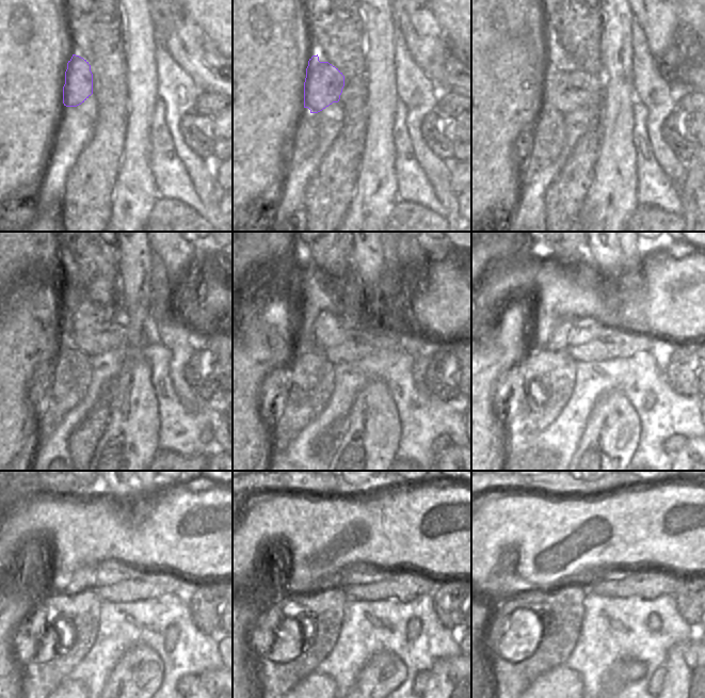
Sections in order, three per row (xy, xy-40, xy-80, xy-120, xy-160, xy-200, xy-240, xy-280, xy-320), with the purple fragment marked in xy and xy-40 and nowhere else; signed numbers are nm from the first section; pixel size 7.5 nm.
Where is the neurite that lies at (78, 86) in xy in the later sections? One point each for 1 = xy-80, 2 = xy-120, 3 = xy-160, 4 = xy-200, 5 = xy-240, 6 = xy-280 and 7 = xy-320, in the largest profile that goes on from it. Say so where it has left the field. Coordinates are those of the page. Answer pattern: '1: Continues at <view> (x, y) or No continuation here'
1: Continues at xy-80 (566, 89)
2: Continues at xy-120 (93, 329)
3: Continues at xy-160 (343, 336)
4: Continues at xy-200 (581, 337)
5: Continues at xy-240 (145, 584)
6: Continues at xy-280 (405, 585)
7: Continues at xy-320 (647, 584)

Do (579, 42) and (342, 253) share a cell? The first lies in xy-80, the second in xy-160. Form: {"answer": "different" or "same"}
{"answer": "same"}

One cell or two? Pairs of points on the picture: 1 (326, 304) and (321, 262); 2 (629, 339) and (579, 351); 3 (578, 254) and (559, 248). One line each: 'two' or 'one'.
1: two
2: one
3: one

